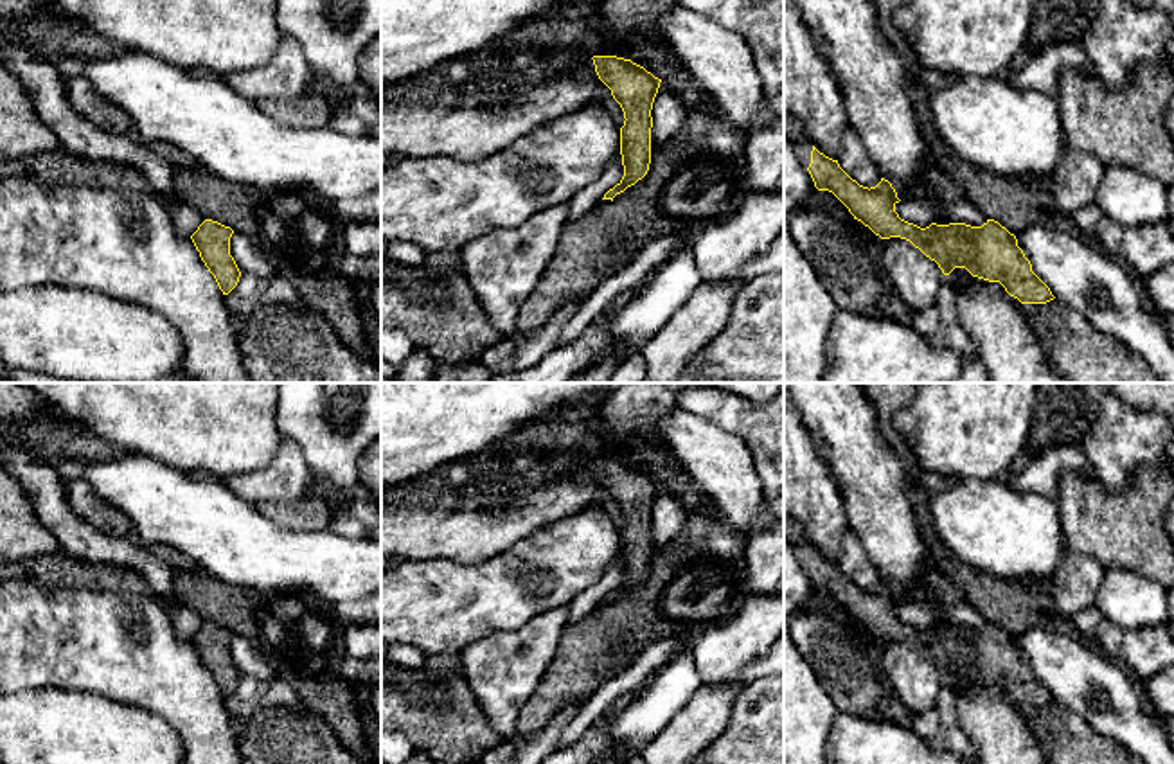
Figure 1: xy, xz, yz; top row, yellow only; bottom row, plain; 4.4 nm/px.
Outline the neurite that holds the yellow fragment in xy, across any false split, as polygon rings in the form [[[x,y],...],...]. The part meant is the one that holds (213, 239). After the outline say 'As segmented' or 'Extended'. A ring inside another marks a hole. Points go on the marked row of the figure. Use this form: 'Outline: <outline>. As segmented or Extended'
Outline: [[[205,219],[191,235],[201,261],[214,275],[223,295],[228,295],[239,282],[241,271],[230,255],[234,230],[218,221]]]. As segmented

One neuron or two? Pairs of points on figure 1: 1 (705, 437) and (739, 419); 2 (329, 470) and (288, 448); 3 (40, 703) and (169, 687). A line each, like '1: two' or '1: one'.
1: two
2: two
3: two

